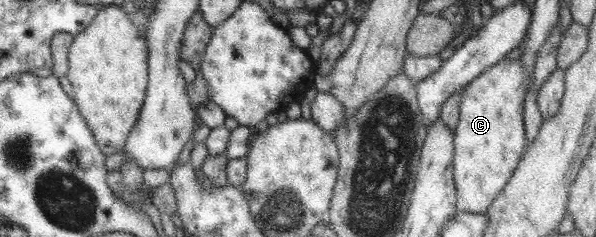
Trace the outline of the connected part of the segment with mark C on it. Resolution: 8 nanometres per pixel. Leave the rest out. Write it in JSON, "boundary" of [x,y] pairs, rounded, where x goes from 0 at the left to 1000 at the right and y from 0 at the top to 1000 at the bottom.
{"boundary":[[[842,249],[810,295],[775,376],[768,515],[760,549],[763,886],[812,903],[861,743],[881,633],[876,439],[886,333],[872,249]]]}

